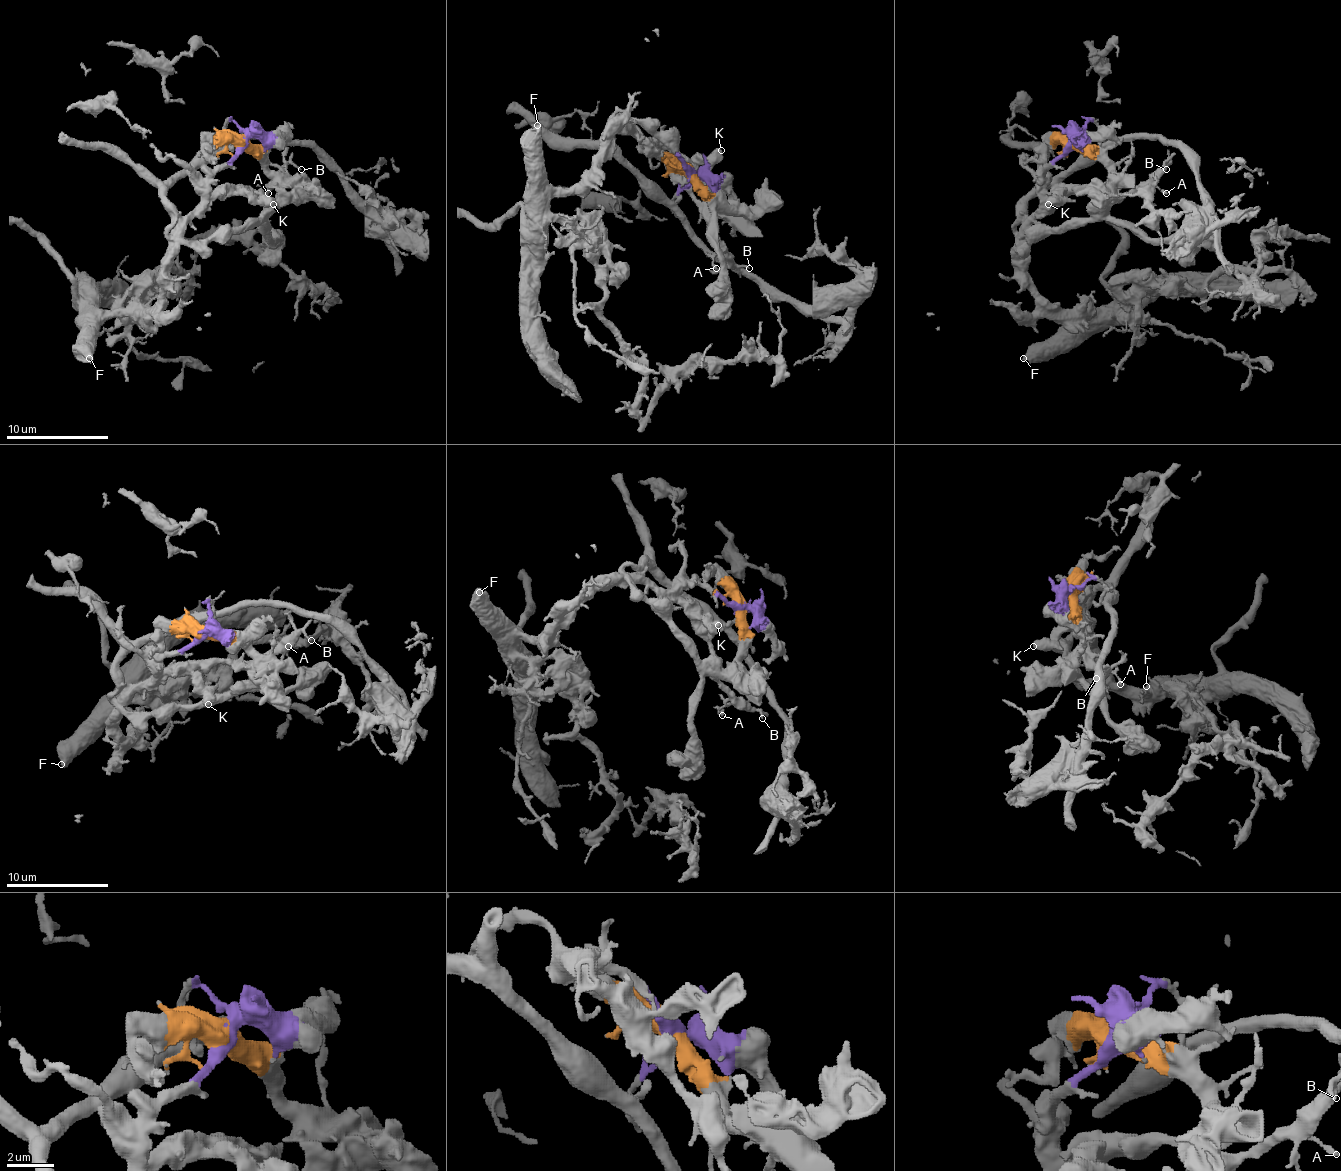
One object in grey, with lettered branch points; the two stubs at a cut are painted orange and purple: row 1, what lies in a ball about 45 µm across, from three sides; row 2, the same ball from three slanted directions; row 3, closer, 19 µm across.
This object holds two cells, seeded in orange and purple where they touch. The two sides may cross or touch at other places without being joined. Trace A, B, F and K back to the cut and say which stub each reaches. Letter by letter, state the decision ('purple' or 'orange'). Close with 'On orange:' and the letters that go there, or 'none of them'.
A: purple
B: purple
F: purple
K: purple
On orange: none of them

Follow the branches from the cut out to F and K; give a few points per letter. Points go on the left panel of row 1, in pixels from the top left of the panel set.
F: (243, 140), (201, 191), (201, 209), (186, 225), (173, 245), (158, 304), (106, 315), (94, 328), (88, 358)
K: (243, 140), (214, 173), (207, 191), (253, 194), (273, 204)

